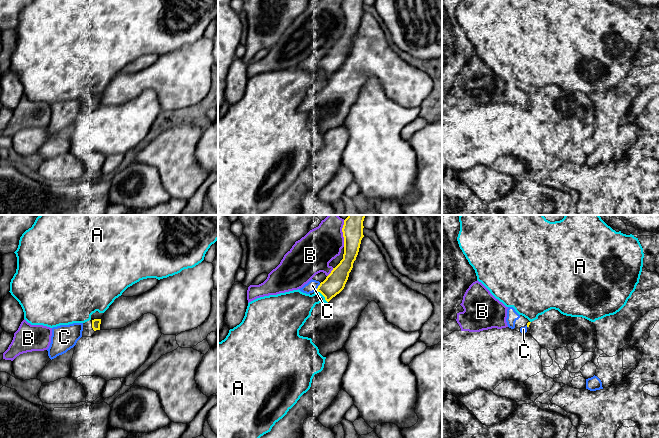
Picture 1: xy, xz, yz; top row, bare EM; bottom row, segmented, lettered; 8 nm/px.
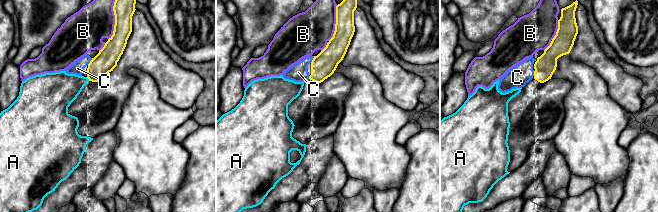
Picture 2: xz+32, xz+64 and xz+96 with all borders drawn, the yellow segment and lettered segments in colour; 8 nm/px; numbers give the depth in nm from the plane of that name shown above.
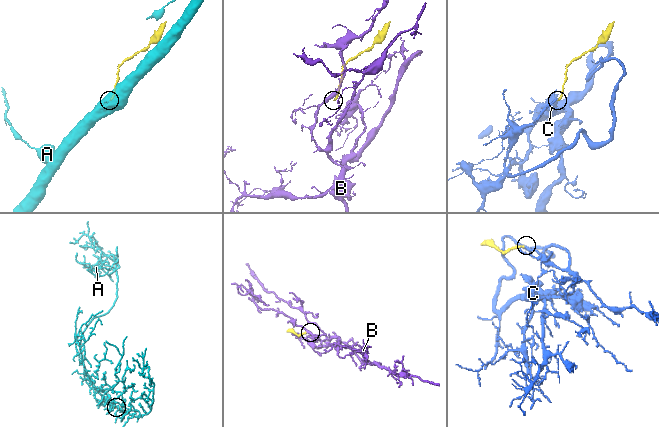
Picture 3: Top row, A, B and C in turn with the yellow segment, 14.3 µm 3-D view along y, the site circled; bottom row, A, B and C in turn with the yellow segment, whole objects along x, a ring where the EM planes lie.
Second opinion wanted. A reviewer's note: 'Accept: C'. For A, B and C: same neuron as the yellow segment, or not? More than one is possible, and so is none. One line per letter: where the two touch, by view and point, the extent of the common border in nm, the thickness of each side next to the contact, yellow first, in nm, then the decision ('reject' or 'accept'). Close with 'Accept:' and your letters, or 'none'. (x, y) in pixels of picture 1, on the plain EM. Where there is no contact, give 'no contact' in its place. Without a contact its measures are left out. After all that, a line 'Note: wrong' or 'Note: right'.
A: xz (323, 71) | 140 nm | 160/260 nm | reject
B: xz (343, 11) | 180 nm | 160/300 nm | reject
C: xz (318, 63) | 80 nm | 160/90 nm | accept
Accept: C
Note: right

